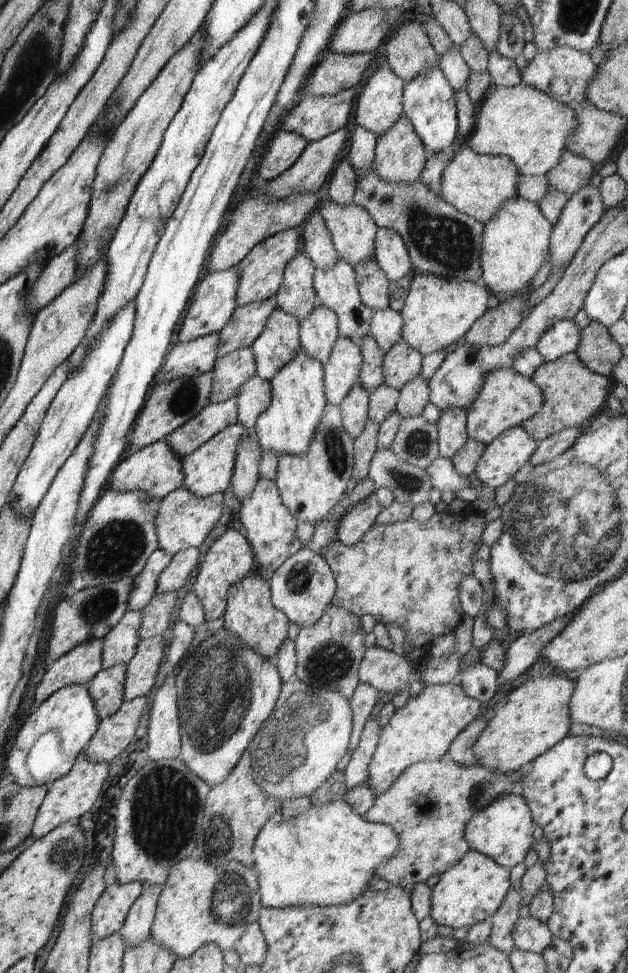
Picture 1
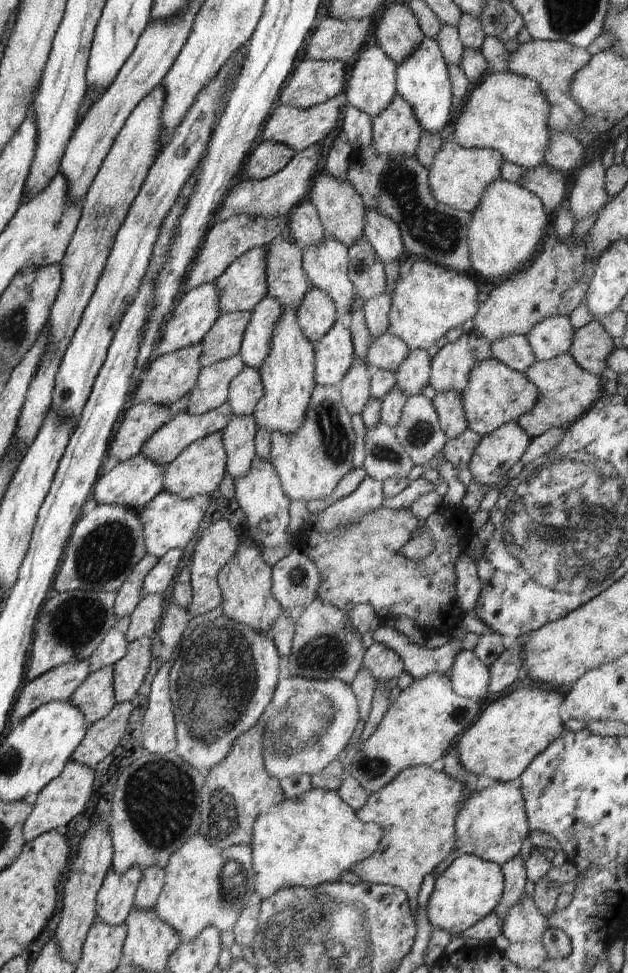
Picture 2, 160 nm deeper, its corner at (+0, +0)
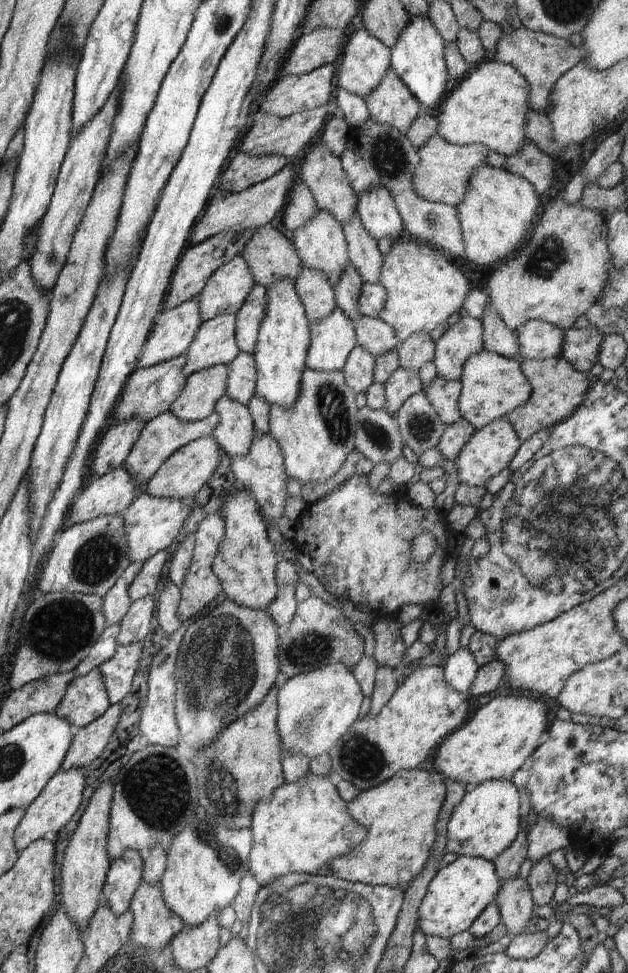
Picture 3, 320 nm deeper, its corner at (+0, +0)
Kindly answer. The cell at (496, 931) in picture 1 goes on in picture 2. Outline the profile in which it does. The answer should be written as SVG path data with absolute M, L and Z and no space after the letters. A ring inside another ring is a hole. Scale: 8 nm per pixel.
M520 854L511 858L508 862L501 864L504 877L504 892L501 901L496 906L495 911L504 924L505 916L509 908L523 897L526 886L527 874L525 863L520 858Z

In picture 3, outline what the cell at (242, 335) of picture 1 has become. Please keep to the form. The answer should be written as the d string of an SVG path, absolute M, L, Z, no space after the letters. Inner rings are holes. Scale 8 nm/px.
M224 314L200 326L198 334L185 352L184 375L214 367L230 365L240 354L236 343L236 314Z

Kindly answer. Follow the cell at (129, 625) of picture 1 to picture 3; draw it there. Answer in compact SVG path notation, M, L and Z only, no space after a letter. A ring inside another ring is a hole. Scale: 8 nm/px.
M108 625L102 632L102 636L98 638L98 642L94 644L94 648L90 650L90 654L75 669L76 675L85 676L88 672L98 669L102 664L114 658L117 648L117 638L120 634L120 626Z

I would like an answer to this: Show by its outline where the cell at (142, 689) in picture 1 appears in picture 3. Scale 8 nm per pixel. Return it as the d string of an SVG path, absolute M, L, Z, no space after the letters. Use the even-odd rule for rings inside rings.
M143 642L118 645L114 658L102 664L100 670L106 684L110 705L116 705L128 696L139 666Z

